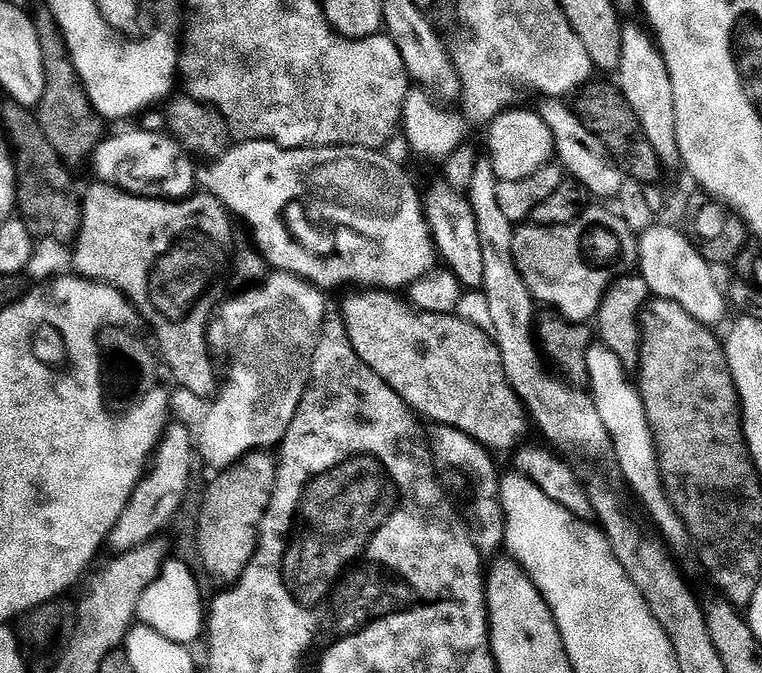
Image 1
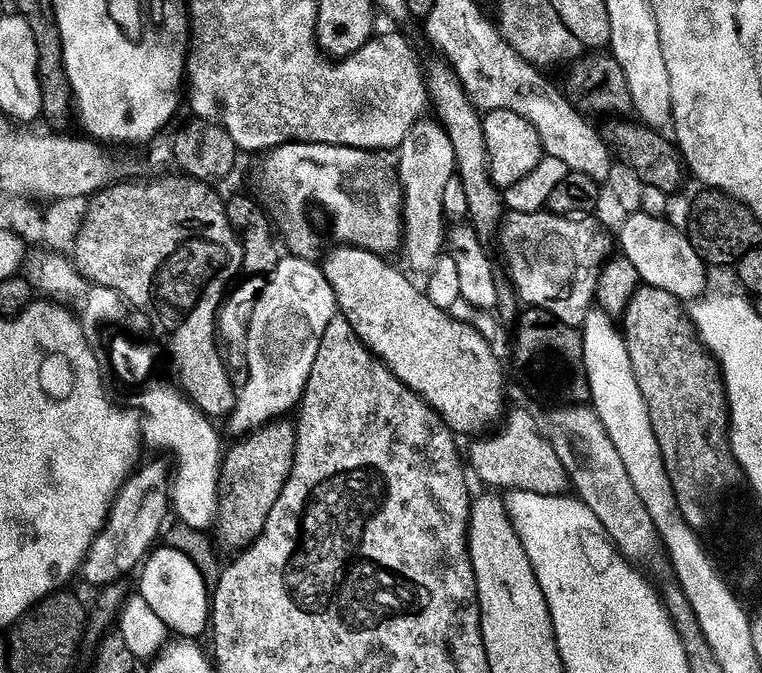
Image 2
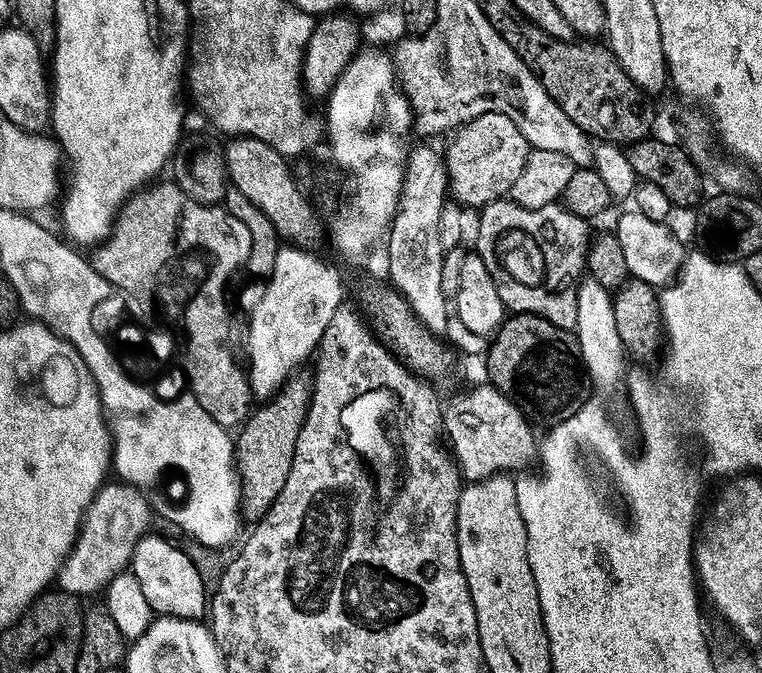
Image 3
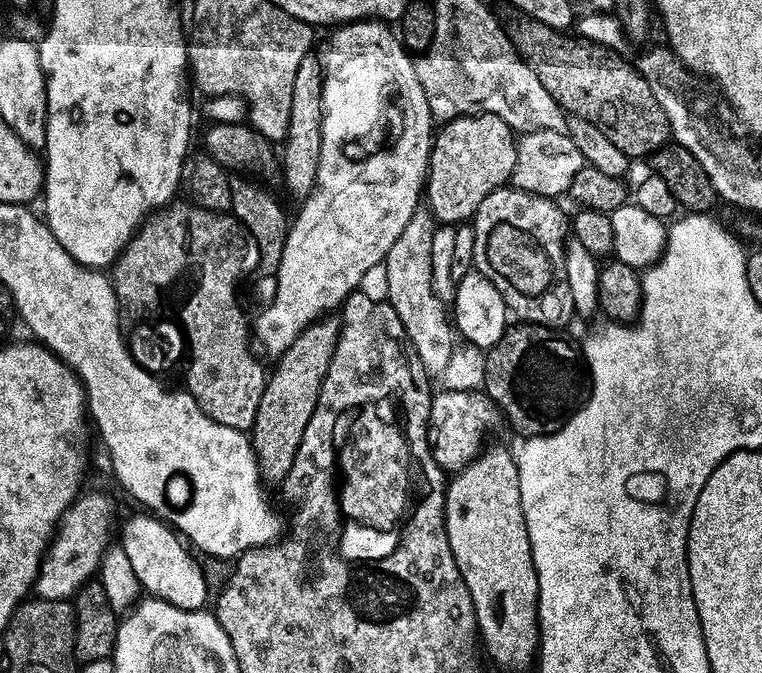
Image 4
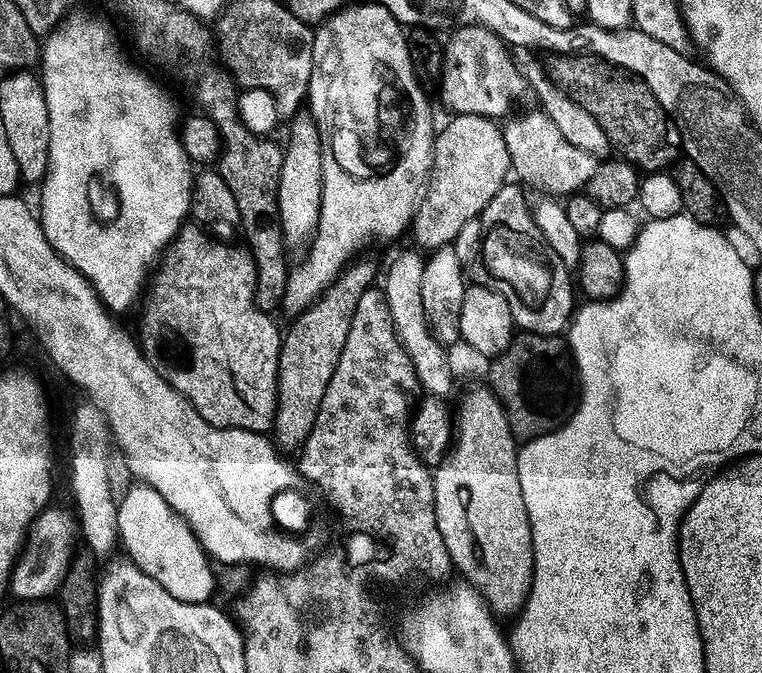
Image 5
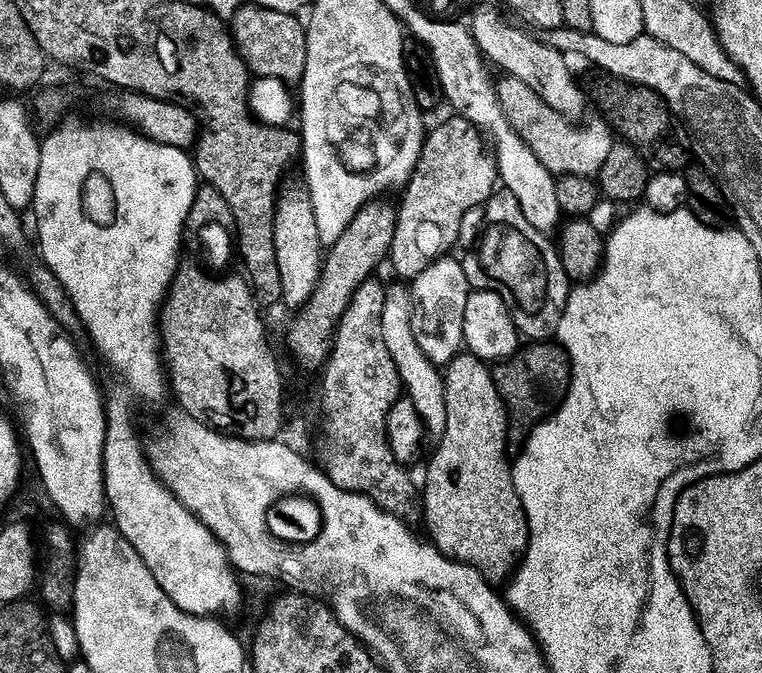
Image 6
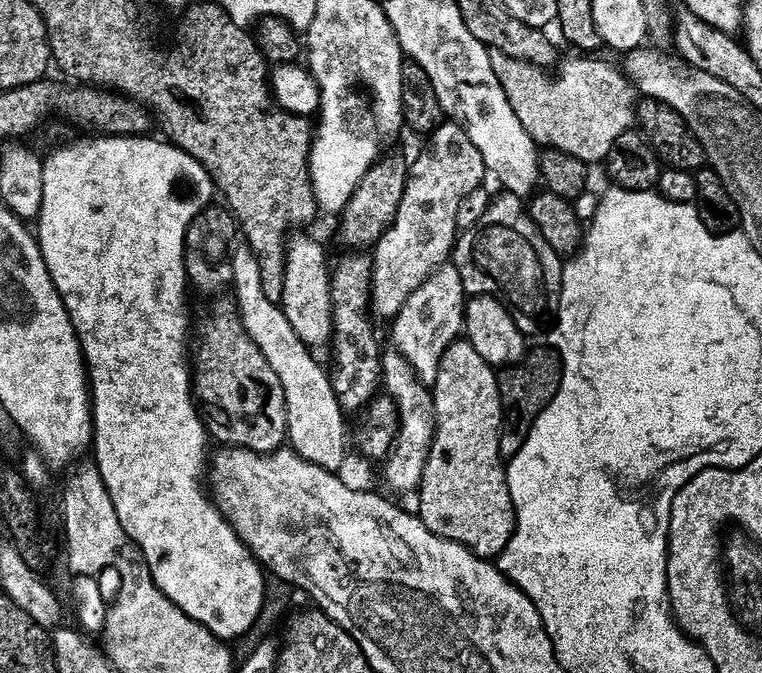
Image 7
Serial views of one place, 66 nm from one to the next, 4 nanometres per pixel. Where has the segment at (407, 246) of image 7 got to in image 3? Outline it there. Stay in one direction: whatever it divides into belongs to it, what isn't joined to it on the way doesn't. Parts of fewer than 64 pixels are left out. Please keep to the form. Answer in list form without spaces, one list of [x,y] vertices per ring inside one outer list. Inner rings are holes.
[[[491,112],[455,129],[450,139],[448,152],[443,153],[443,158],[446,188],[451,199],[457,205],[476,210],[492,200],[507,197],[510,186],[514,186],[518,174],[522,174],[528,161],[530,145],[522,130],[518,130],[514,122],[506,118],[506,114]]]

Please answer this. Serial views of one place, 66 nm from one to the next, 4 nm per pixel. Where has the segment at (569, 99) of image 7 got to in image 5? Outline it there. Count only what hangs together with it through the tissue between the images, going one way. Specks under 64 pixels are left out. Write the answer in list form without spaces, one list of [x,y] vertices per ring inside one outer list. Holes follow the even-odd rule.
[[[533,110],[525,116],[514,116],[507,121],[509,124],[503,125],[511,171],[515,175],[517,172],[521,181],[529,180],[534,187],[544,188],[540,190],[553,198],[579,193],[587,185],[590,174],[594,174],[597,157],[582,150],[577,144],[566,142],[566,138],[559,133],[558,126],[542,111]]]

